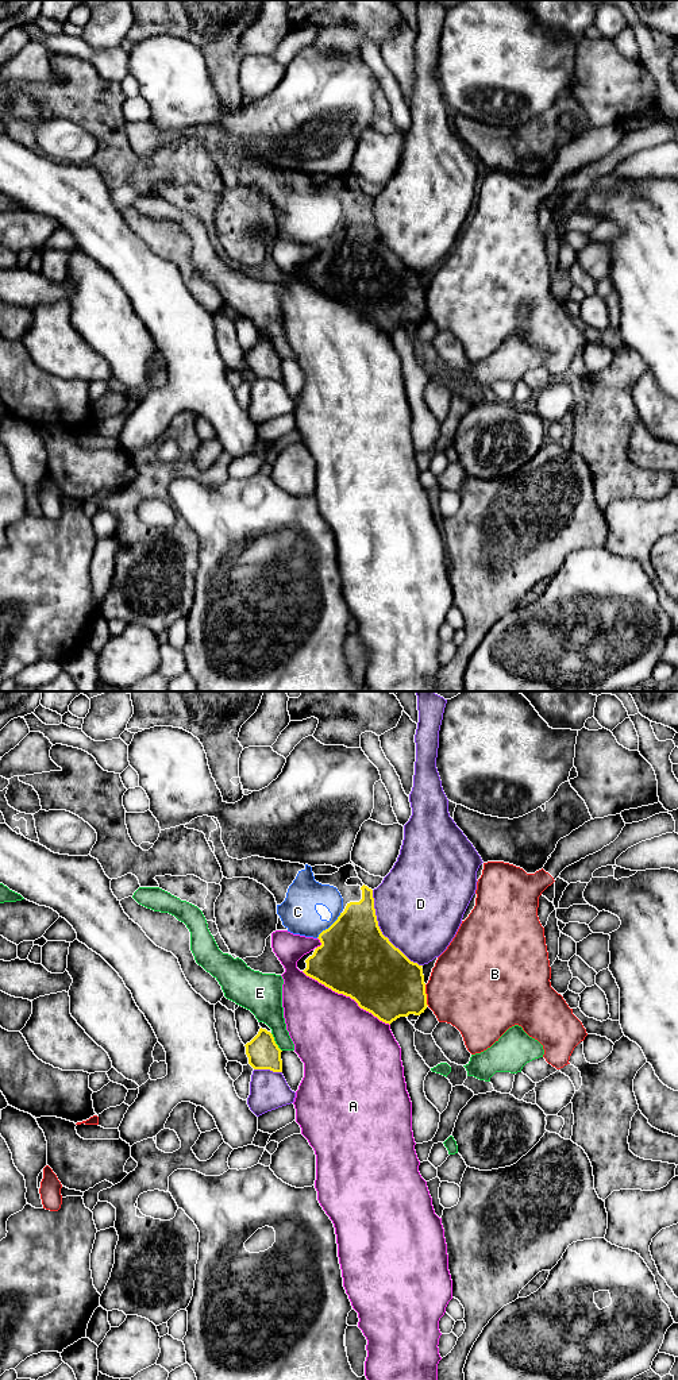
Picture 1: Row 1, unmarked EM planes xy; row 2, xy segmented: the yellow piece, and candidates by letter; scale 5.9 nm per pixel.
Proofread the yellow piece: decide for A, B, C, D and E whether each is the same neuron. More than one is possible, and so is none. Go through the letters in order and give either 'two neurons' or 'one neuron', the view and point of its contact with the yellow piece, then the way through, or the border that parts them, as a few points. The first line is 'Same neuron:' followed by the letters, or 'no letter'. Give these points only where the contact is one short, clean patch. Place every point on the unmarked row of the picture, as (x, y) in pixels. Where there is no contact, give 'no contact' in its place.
Same neuron: C
A: two neurons; meets yellow in xy at (346, 304)
B: two neurons; meets yellow in xy at (426, 304)
C: one neuron; meets yellow in xy at (331, 234); runs through xy (355, 268), (331, 234), (311, 234), (297, 220)
D: two neurons; meets yellow in xy at (381, 241)
E: two neurons; meets yellow in xy at (274, 351)

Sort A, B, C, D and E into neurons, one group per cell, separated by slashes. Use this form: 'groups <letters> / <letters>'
groups A / B / C / D / E

